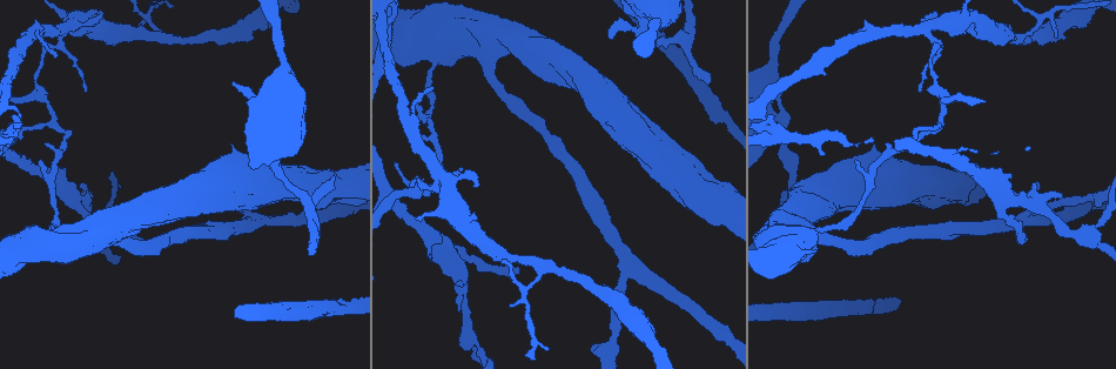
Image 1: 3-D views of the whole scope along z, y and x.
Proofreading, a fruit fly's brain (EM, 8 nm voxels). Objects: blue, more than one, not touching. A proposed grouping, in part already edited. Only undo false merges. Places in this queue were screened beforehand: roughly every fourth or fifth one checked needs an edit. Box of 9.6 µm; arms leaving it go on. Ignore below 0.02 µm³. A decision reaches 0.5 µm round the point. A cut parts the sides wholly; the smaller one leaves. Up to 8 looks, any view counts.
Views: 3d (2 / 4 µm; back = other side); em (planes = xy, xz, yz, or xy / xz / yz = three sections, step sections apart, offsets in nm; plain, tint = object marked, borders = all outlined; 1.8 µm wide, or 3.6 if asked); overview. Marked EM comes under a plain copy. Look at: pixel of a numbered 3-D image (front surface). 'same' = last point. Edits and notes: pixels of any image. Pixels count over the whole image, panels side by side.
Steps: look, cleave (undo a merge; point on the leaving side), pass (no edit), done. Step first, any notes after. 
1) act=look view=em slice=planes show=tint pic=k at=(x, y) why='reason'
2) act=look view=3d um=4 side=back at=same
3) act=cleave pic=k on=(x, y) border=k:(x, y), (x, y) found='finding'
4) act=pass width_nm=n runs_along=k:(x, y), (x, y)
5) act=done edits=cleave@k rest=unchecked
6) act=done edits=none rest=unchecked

act=look view=em slice=planes show=tint pic=1 at=(72, 202) why='side arm on a straight run'

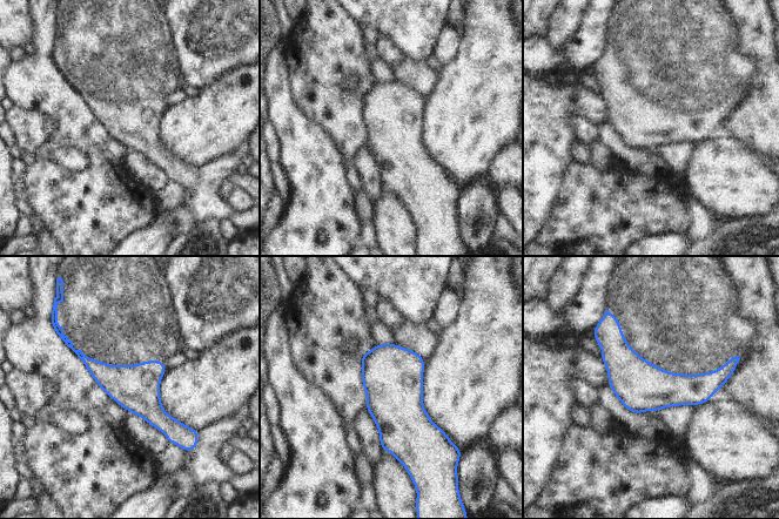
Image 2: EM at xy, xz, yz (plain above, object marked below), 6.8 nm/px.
act=pass found='all the same neuron'

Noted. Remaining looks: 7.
act=look view=3d um=2 pic=1 at=(925, 32) why='arms part here'

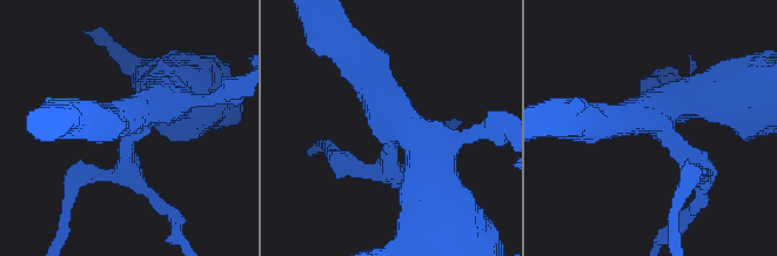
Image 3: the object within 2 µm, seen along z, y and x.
act=look view=em slice=xz step=16 show=tint pic=3 at=(130, 126) why='now the EM'

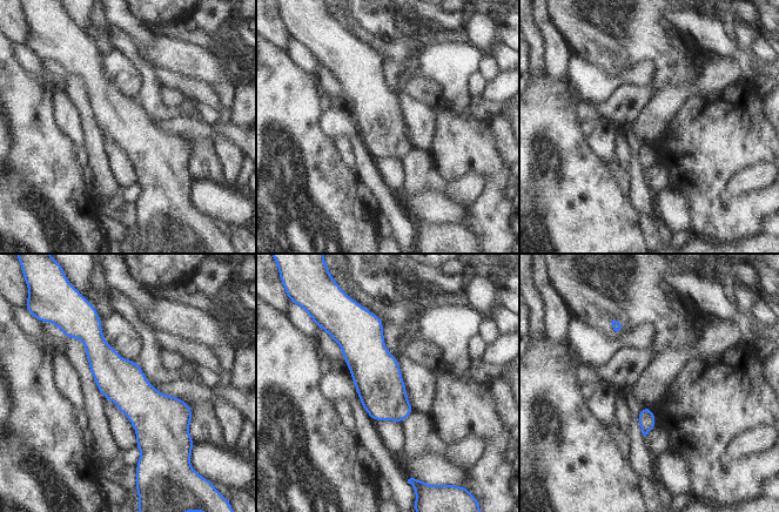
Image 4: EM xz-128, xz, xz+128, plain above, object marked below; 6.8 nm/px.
act=look view=em slice=yz step=8 show=tint at=same

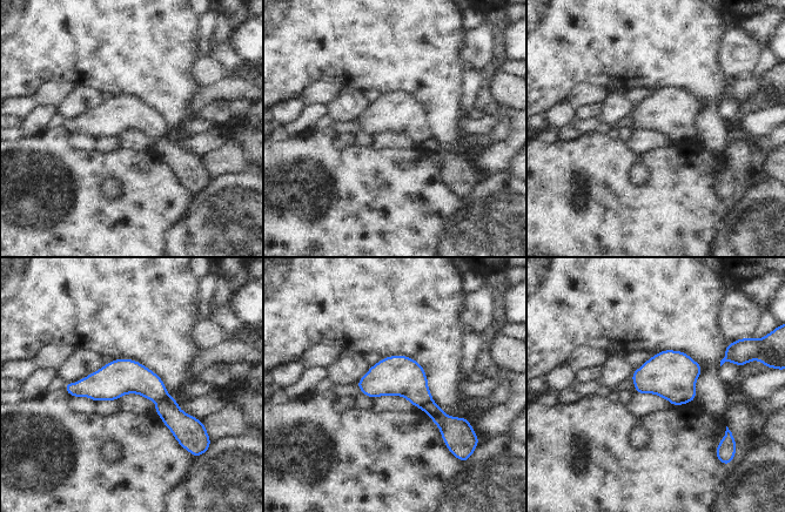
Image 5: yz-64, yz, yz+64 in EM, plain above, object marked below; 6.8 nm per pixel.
act=cleave pic=5 on=(402, 376) part_leaving=5:(67, 388), (148, 384), (163, 395) found='two neurons meet here'

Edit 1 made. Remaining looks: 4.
act=done edits=cleave@5 rest=unchecked

